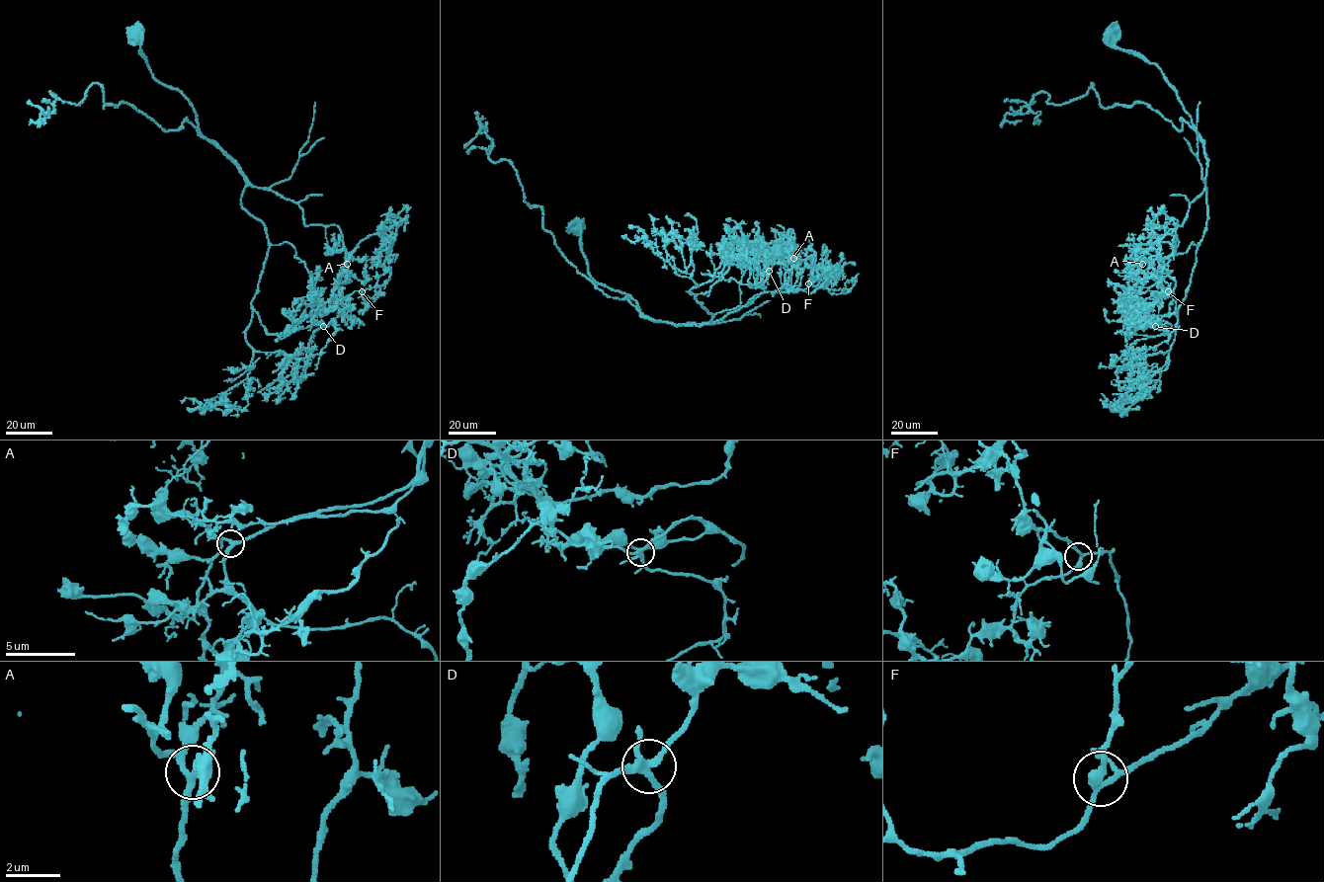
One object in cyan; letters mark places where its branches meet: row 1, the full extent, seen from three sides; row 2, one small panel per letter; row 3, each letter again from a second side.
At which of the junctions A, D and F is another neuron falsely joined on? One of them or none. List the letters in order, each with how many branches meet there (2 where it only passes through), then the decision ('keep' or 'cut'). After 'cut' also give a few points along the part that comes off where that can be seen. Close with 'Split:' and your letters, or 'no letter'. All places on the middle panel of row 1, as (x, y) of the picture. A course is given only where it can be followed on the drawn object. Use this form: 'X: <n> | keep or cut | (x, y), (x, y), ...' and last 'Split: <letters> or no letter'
A: 4 | keep
D: 4 | keep
F: 4 | keep
Split: no letter

